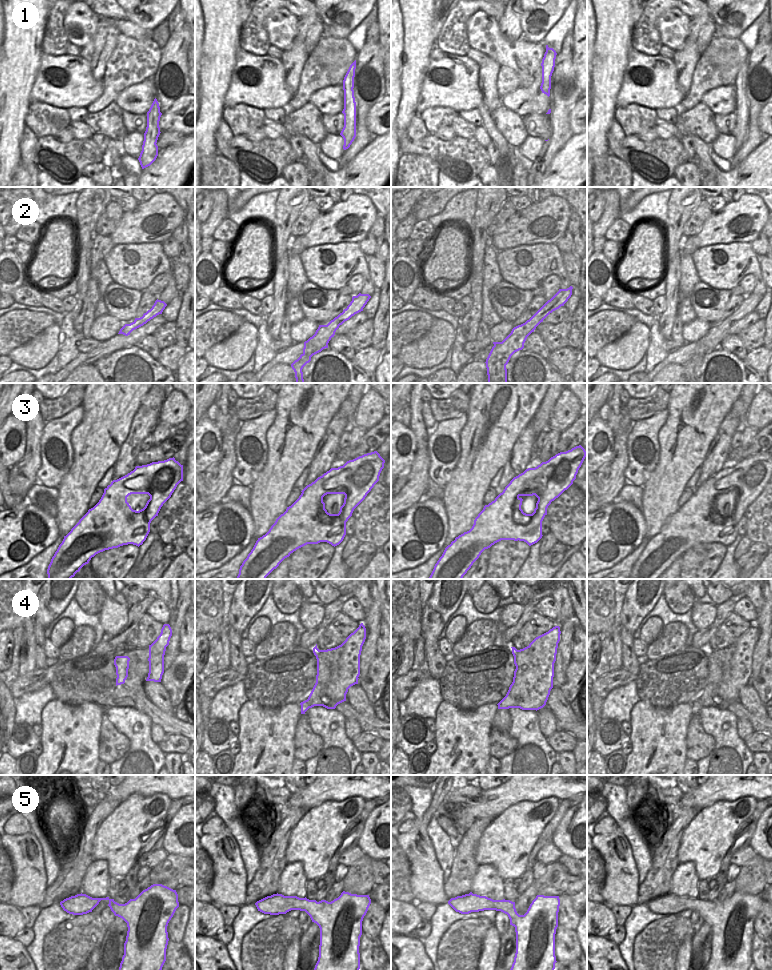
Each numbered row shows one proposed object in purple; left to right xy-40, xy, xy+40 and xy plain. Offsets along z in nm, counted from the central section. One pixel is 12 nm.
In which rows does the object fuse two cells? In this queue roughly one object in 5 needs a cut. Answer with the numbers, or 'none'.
1, 4

